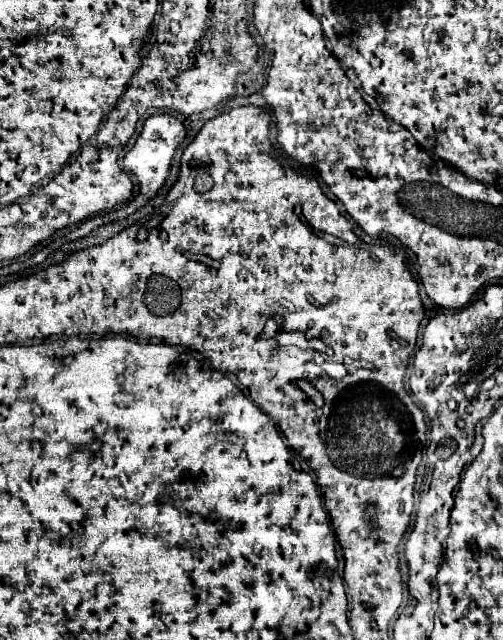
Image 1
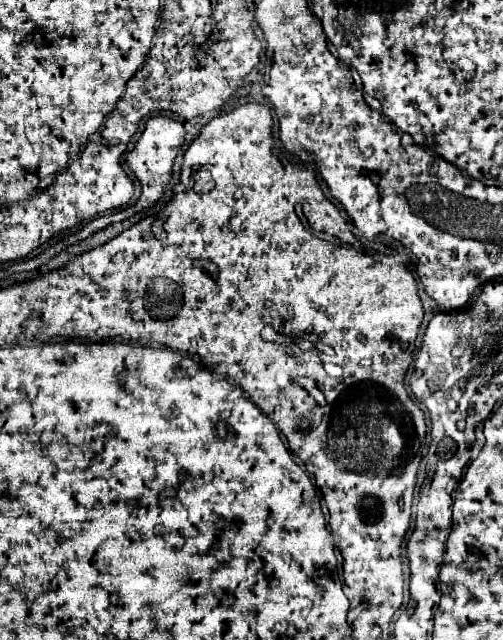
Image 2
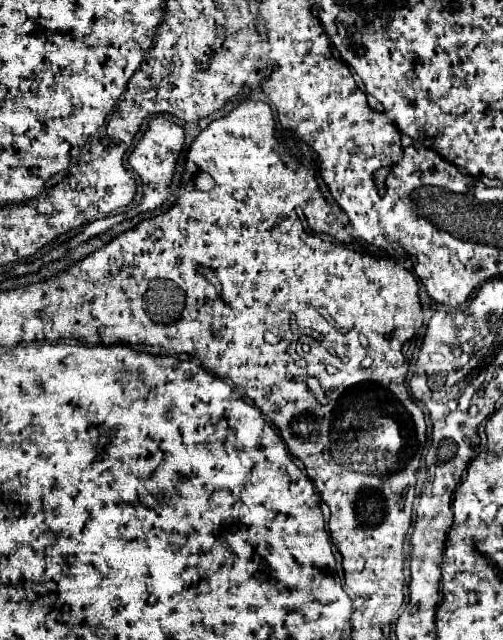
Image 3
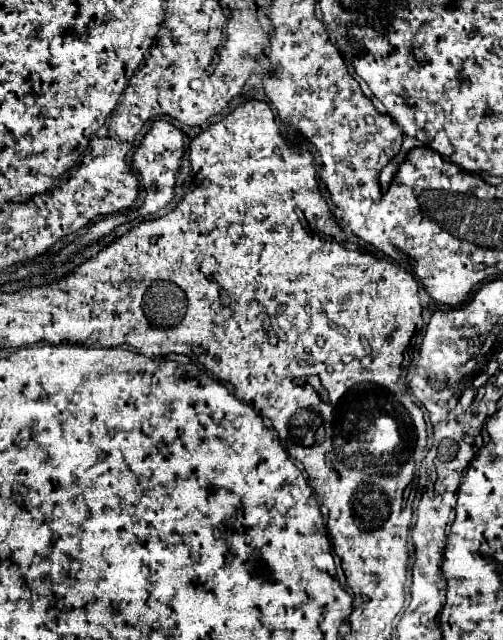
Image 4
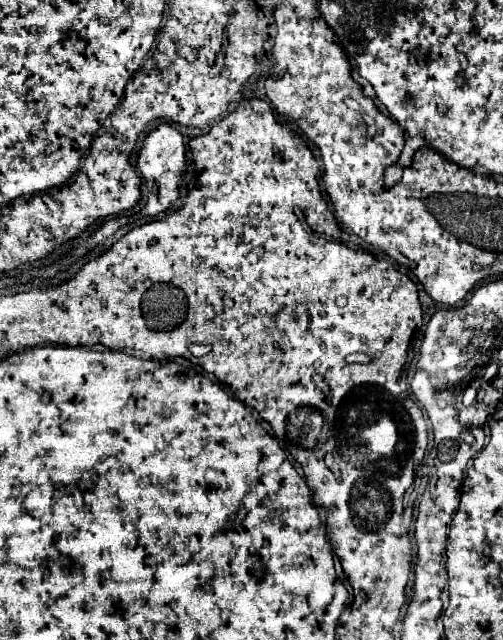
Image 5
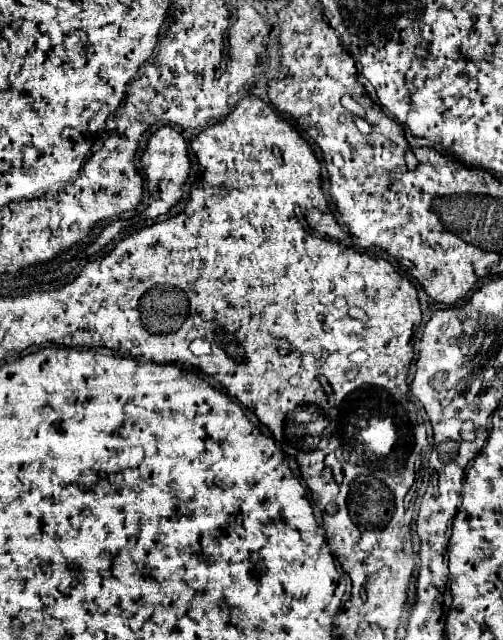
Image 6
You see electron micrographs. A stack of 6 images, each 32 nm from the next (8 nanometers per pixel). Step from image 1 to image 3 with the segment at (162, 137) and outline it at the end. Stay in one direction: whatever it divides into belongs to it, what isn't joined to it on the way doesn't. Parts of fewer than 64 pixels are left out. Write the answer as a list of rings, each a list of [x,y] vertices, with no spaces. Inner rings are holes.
[[[166,118],[150,120],[146,134],[142,136],[142,140],[138,142],[138,146],[134,148],[134,152],[130,154],[130,160],[128,160],[130,166],[134,168],[134,172],[140,176],[142,186],[144,186],[144,198],[140,202],[140,212],[152,212],[166,202],[166,198],[170,194],[170,184],[174,178],[176,162],[180,158],[182,148],[184,148],[184,130],[178,124],[174,124]]]

